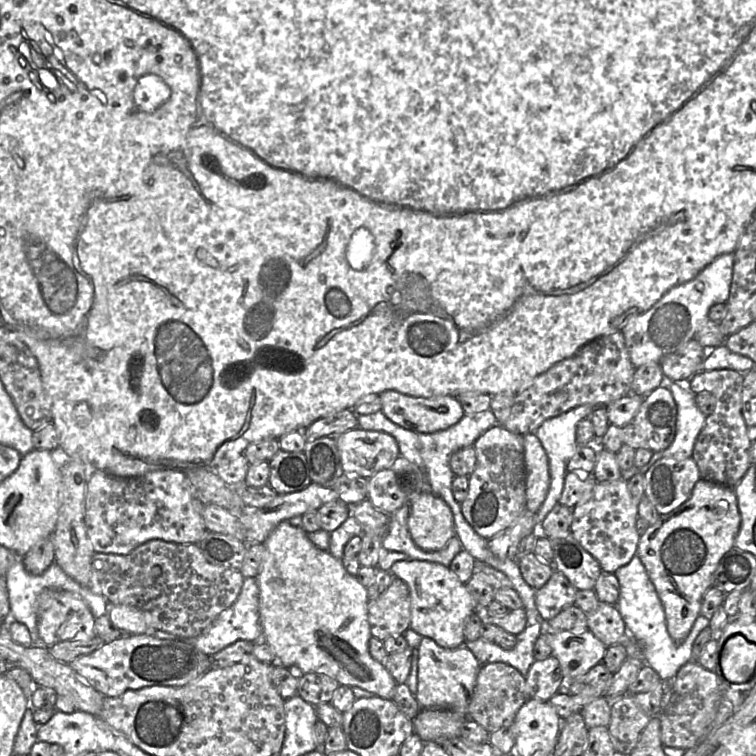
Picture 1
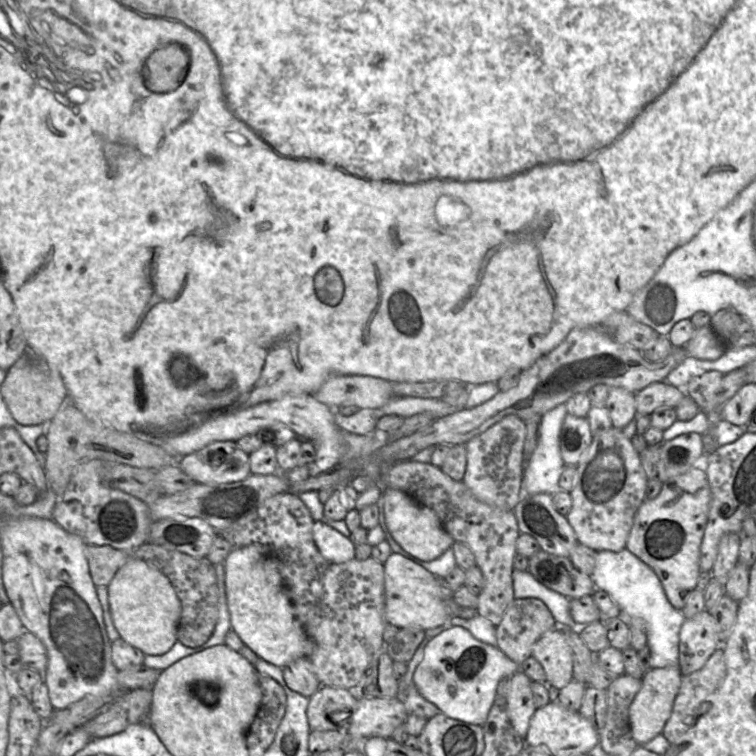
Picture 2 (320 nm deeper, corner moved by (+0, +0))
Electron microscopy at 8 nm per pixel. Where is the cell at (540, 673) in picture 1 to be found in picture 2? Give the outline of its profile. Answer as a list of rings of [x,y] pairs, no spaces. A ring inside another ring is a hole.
[[[518,671],[511,677],[511,687],[507,697],[508,718],[522,739],[526,738],[530,720],[537,710],[530,683],[531,680],[523,671]]]

